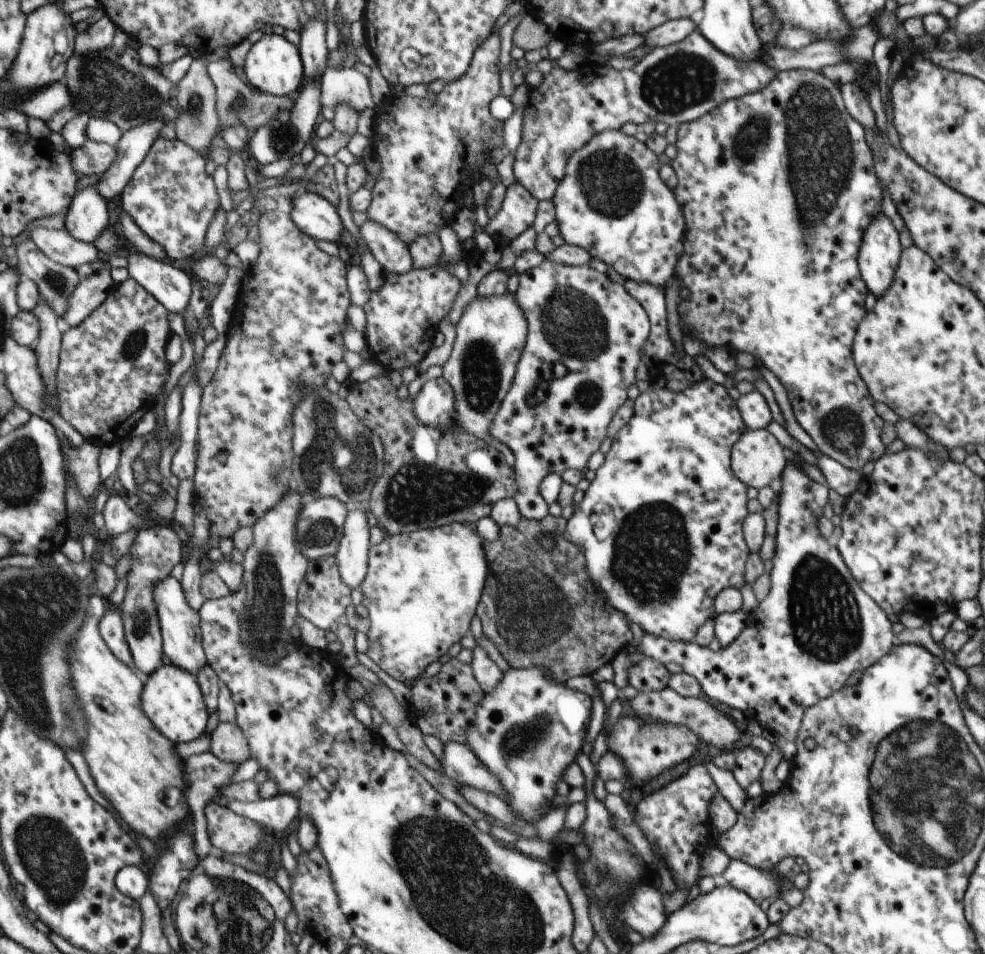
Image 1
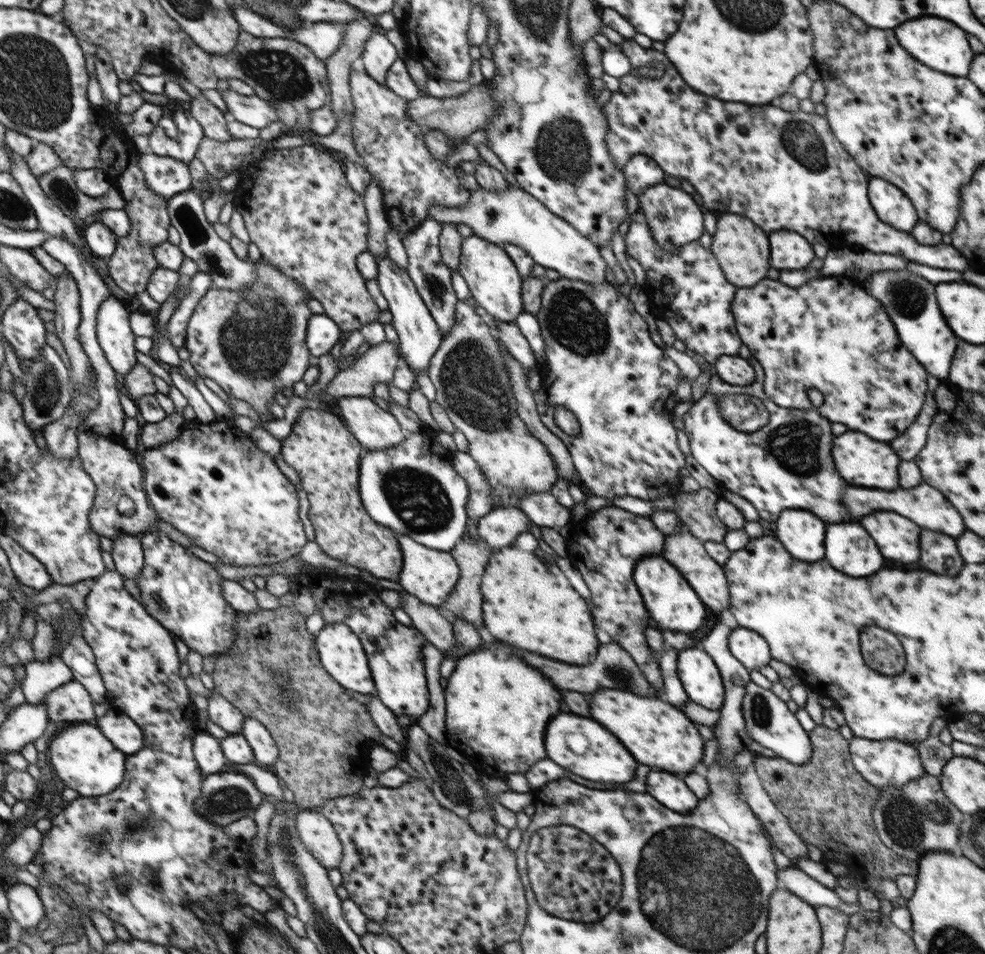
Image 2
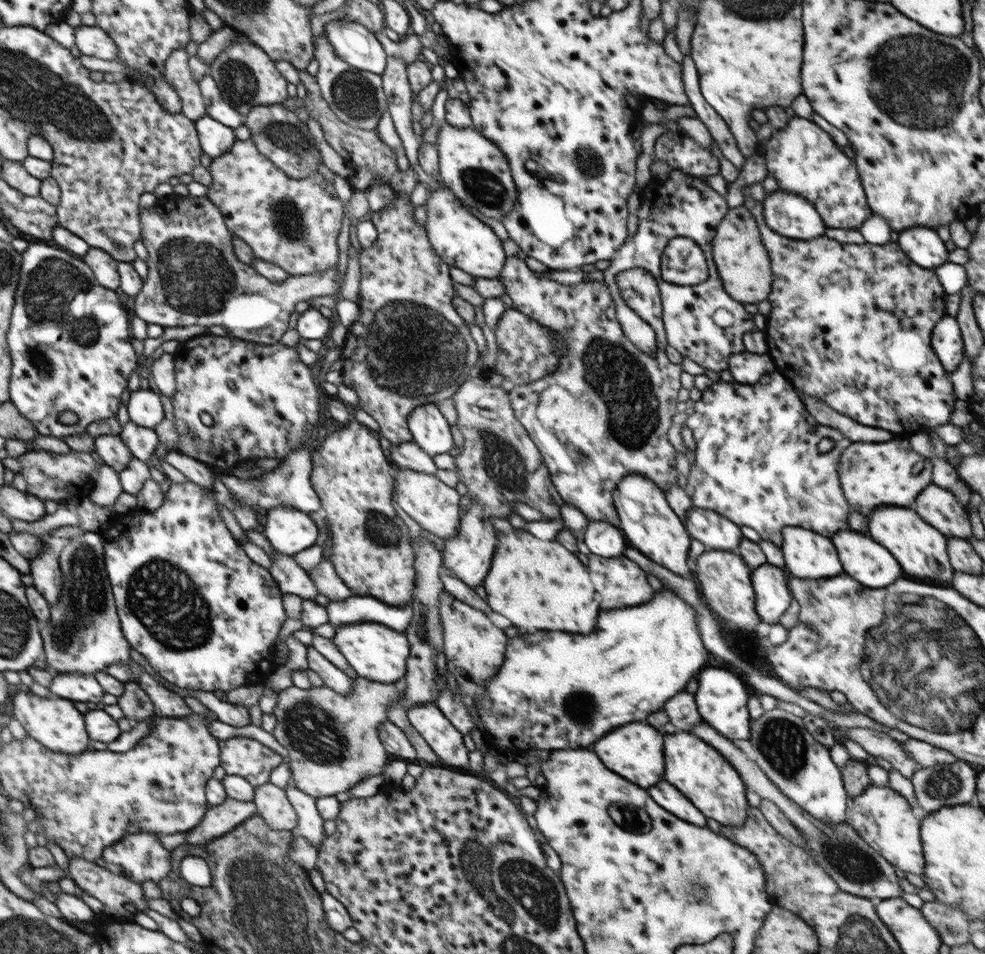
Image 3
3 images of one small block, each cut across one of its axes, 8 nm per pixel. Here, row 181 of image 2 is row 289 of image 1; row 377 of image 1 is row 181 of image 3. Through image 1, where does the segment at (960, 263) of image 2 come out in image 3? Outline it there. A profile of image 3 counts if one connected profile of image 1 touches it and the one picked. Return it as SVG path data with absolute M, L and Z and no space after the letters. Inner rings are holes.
M798 116L789 119L783 129L774 130L772 137L763 143L768 177L774 178L778 188L792 194L797 194L810 202L828 228L860 230L862 222L871 218L874 213L868 207L866 192L863 192L855 162L838 149L830 135L824 132L818 124Z

